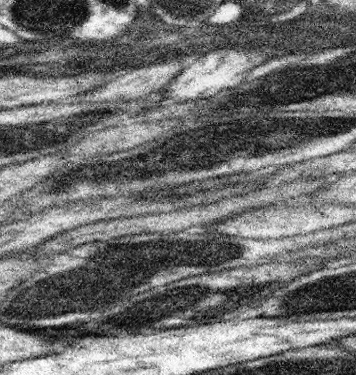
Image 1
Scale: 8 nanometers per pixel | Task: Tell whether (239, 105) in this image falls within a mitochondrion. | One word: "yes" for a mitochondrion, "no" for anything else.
no

